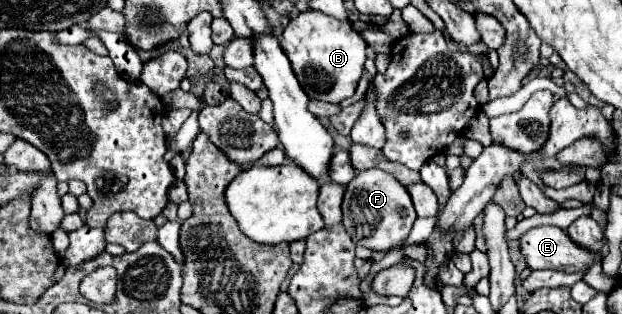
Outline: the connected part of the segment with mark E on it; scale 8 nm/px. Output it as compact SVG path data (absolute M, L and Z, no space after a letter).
M535 227L521 237L521 251L529 269L553 269L553 271L589 271L595 261L601 259L597 251L585 251L577 247L569 235L559 227Z

